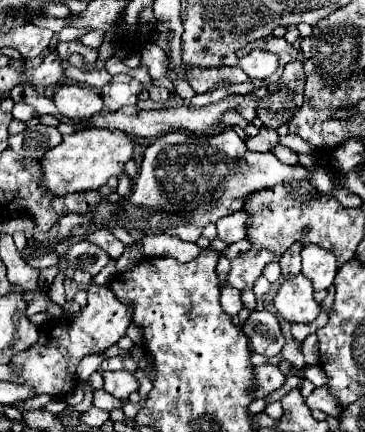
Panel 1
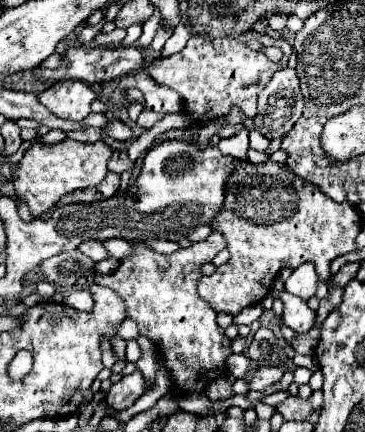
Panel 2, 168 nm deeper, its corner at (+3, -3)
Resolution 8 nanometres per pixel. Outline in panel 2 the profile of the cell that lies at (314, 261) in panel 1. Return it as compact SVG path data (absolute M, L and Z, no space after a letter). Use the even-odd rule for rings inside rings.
M303 264L297 270L293 270L293 274L287 278L285 290L299 296L301 300L309 300L315 294L317 282L319 280L317 280L313 264Z

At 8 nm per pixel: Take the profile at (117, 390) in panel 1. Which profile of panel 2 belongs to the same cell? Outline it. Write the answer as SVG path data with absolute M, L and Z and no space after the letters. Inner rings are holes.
M133 372L129 376L123 376L119 382L111 384L107 392L107 402L113 410L121 412L137 402L137 398L147 392L147 382L141 372Z

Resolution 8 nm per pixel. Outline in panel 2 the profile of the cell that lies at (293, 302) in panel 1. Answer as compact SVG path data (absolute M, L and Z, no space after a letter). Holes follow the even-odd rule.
M285 292L281 300L285 302L283 322L285 322L291 330L295 330L297 334L309 332L309 330L313 328L313 324L315 324L315 312L307 306L307 302L299 300L297 296L293 296L293 294L289 294L289 292Z

